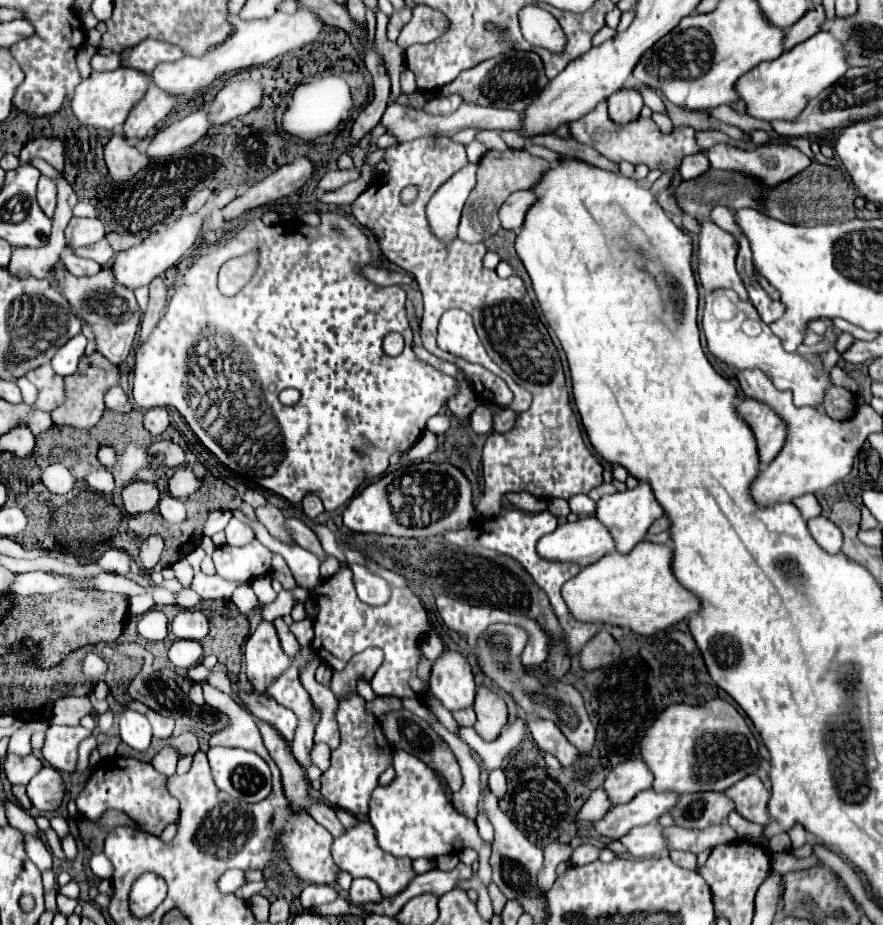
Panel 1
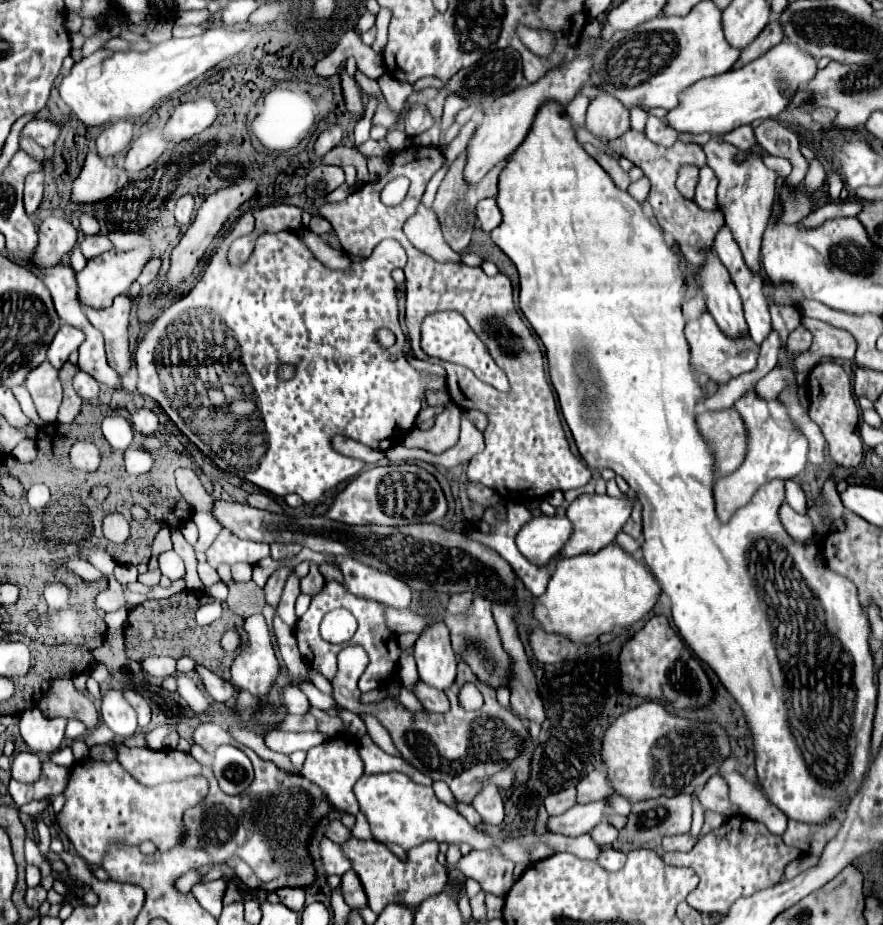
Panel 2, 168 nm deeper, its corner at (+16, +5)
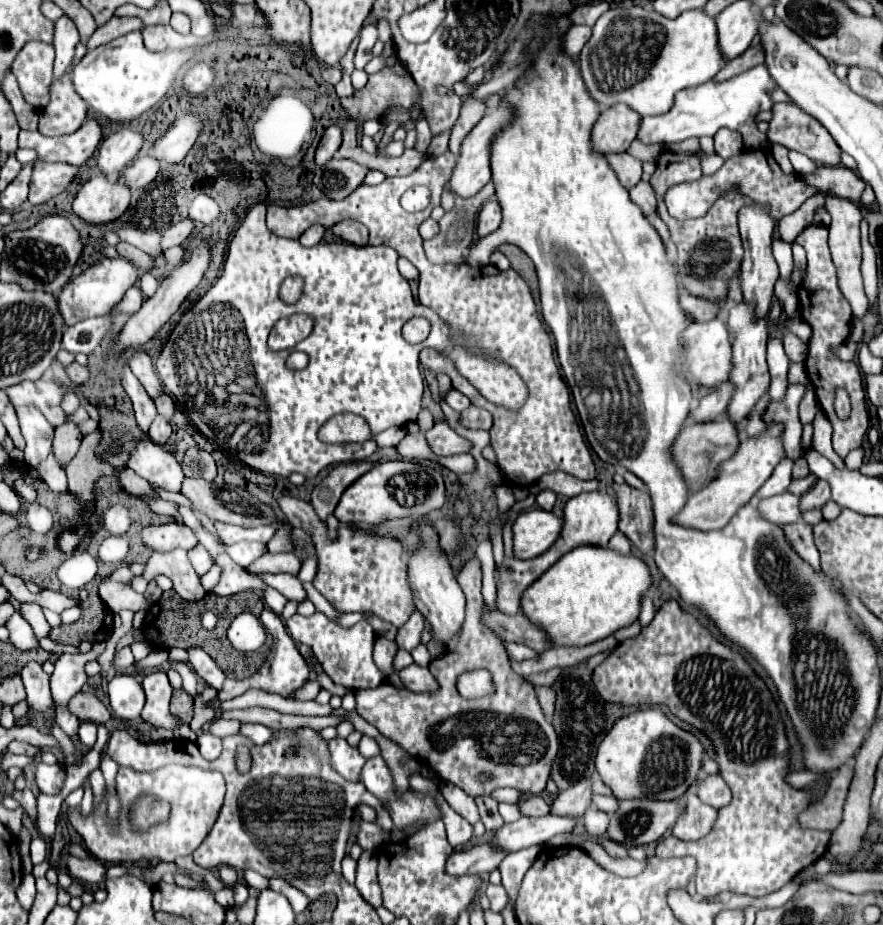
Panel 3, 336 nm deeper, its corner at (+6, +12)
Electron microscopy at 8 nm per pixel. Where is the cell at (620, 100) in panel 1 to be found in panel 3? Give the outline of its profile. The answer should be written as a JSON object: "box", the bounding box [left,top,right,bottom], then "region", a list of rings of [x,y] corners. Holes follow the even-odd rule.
{"box":[592,104,640,154],"region":[[[624,104],[604,110],[592,130],[592,150],[606,154],[622,154],[632,144],[640,126],[640,116]]]}

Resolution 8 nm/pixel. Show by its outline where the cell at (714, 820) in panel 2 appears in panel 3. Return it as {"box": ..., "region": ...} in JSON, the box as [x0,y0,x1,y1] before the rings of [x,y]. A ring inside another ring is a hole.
{"box":[672,794,718,840],"region":[[[686,794],[686,812],[676,820],[672,834],[680,840],[700,840],[706,836],[716,820],[718,810],[704,804],[698,796]]]}

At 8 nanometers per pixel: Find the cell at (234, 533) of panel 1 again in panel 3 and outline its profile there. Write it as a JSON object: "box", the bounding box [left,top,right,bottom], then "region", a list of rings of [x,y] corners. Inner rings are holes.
{"box":[188,544,212,576],"region":[[[198,544],[188,552],[190,564],[199,576],[204,575],[212,566],[212,560],[208,551]]]}

